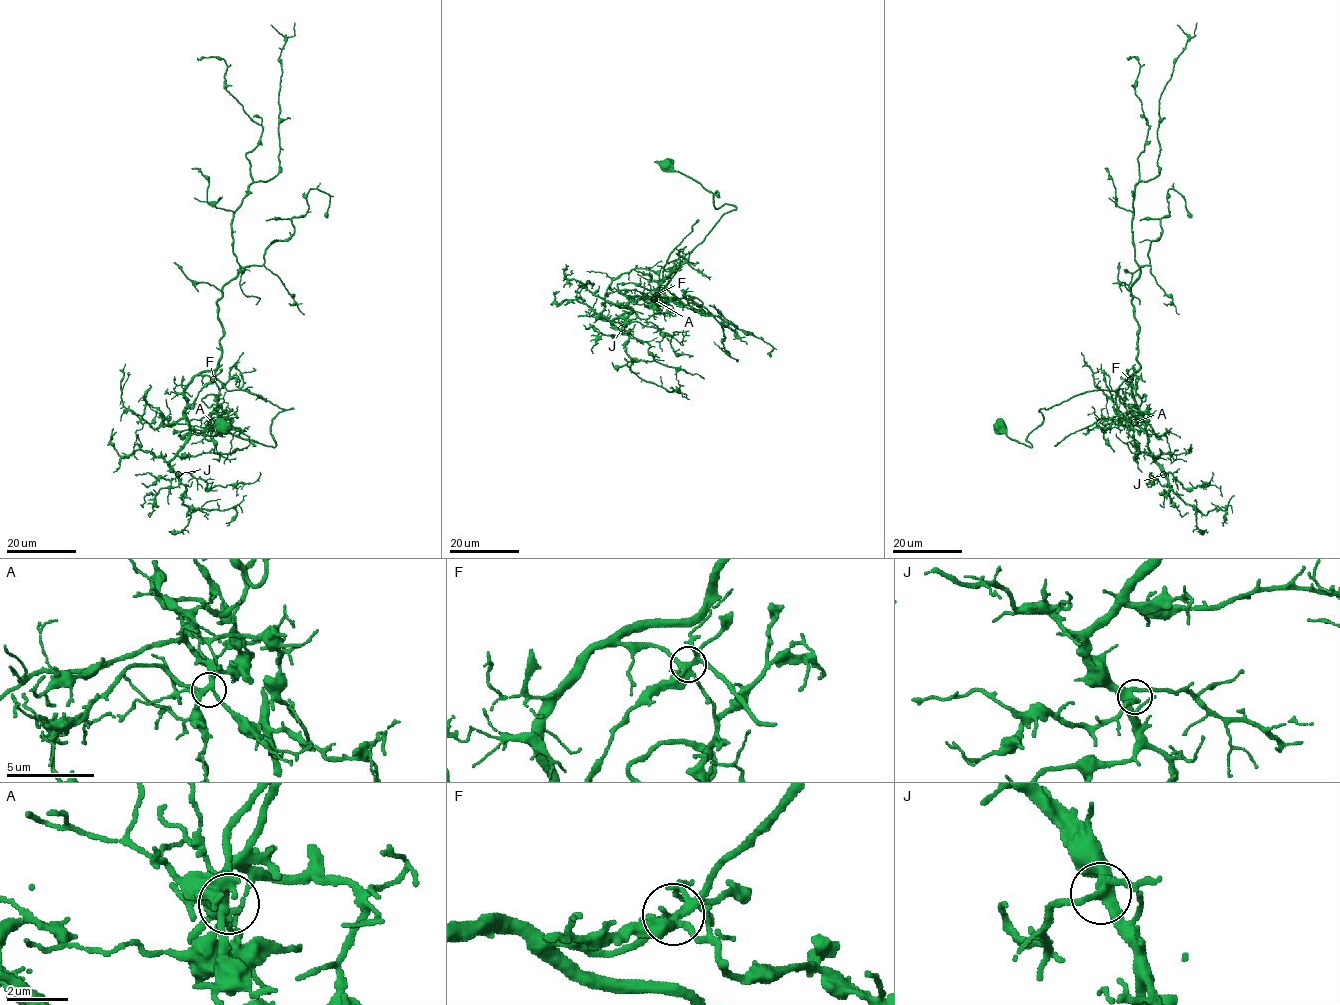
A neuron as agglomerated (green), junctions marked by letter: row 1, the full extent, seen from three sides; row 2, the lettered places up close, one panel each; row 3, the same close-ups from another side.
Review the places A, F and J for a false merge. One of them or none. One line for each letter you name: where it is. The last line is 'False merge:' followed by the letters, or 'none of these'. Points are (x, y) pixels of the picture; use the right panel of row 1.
F: place (1130, 379)
False merge: F

